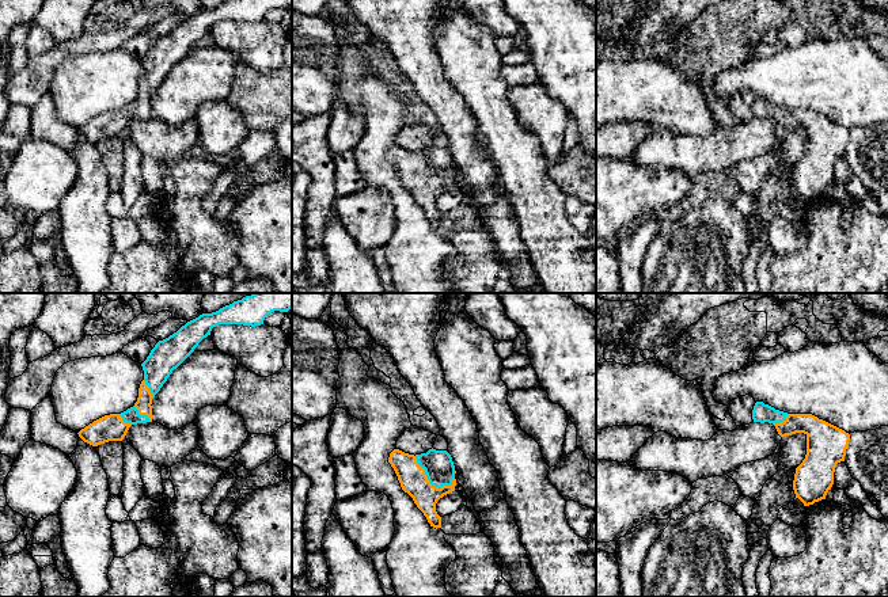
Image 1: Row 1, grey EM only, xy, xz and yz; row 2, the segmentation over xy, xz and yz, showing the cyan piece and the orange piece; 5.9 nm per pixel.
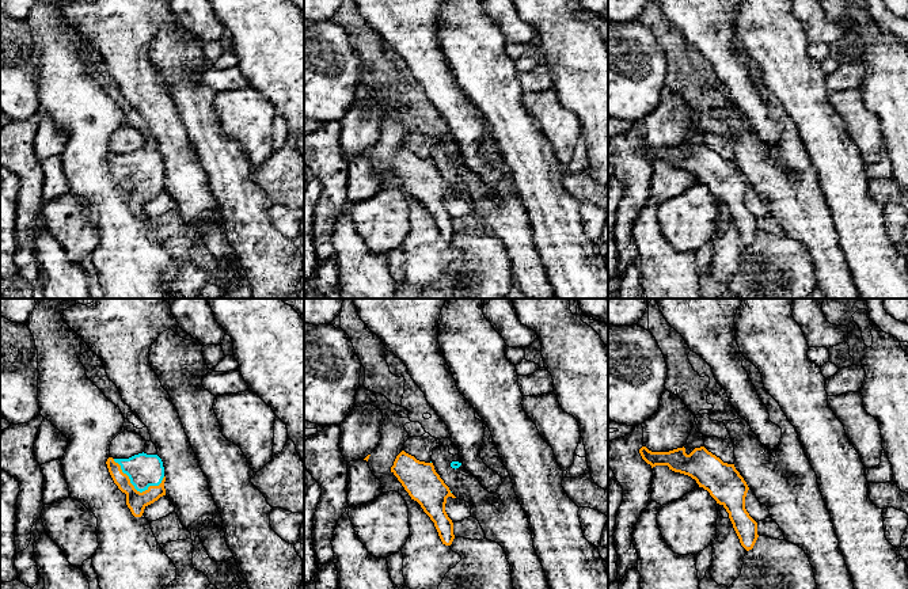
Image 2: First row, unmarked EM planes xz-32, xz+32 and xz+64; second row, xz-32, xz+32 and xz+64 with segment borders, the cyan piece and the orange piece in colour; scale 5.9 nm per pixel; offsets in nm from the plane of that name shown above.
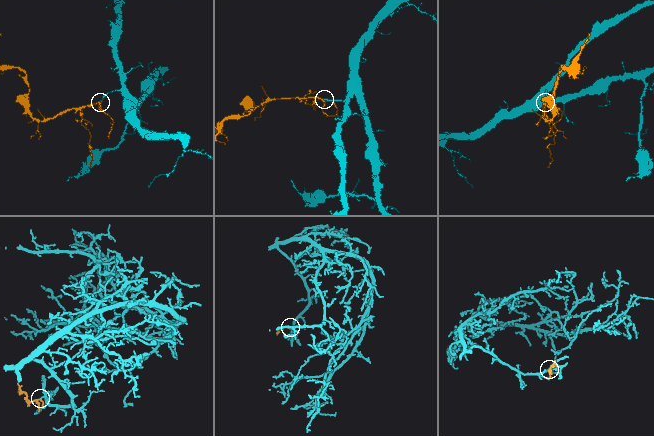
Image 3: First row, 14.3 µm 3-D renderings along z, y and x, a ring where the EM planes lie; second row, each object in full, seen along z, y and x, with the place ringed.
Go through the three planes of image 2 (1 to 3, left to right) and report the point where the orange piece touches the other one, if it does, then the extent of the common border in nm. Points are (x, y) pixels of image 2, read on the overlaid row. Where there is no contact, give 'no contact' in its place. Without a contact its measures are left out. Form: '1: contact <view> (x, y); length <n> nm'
1: contact xz-32 (136, 489); length 320 nm
2: no contact
3: no contact

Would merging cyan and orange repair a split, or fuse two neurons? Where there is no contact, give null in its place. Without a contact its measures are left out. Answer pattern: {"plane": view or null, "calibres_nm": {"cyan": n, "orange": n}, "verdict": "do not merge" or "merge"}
{"plane": "xz", "calibres_nm": {"cyan": 180, "orange": 160}, "verdict": "merge"}

